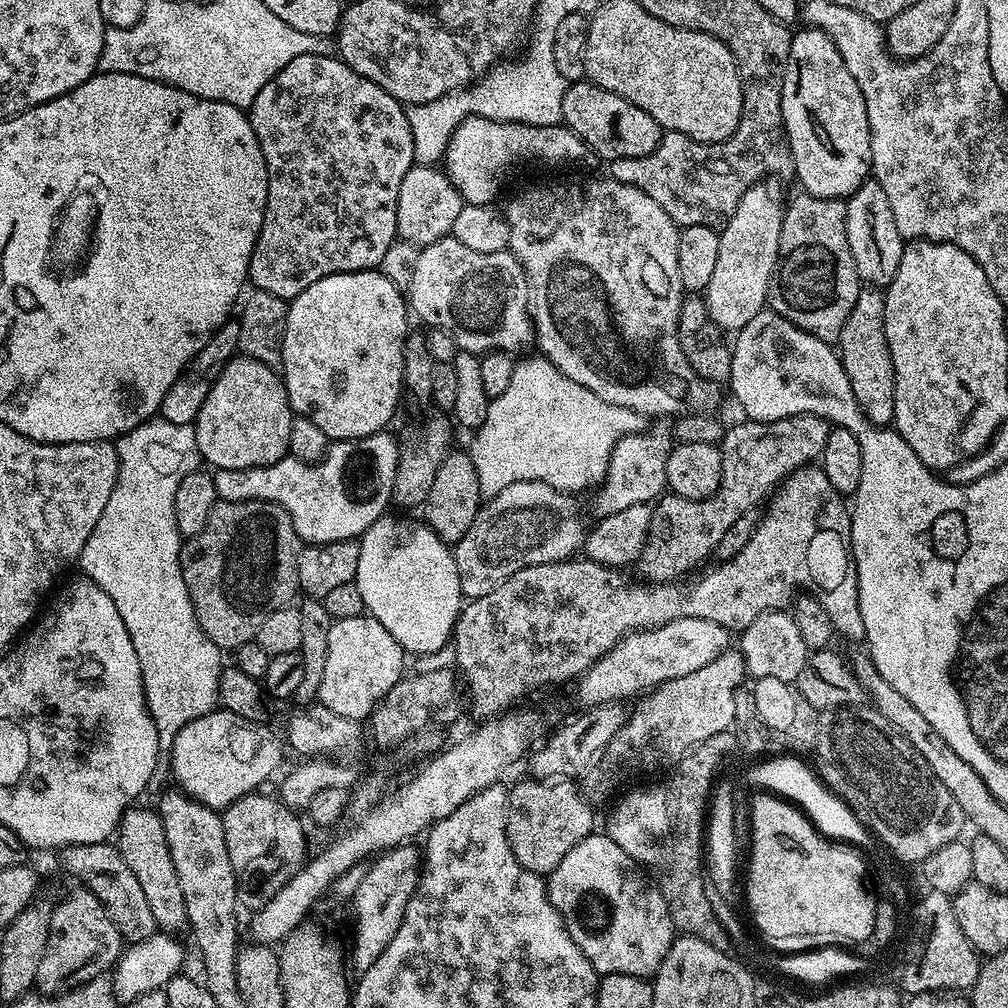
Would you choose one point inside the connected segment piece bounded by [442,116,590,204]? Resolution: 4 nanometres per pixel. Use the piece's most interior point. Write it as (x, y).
(482, 152)

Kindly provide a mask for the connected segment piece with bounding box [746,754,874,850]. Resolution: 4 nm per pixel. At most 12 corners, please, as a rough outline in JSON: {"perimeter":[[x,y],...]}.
{"perimeter":[[801,757],[750,767],[753,788],[795,804],[829,839],[873,845],[868,826]]}

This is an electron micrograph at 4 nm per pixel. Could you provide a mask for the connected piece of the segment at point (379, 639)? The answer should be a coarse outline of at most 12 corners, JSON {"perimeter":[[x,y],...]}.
{"perimeter":[[372,616],[333,620],[319,703],[367,721],[405,675]]}

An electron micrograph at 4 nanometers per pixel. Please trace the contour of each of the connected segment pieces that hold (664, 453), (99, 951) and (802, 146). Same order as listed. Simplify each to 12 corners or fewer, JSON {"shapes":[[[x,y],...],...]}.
{"shapes":[[[660,422],[614,446],[600,516],[655,501],[674,447]],[[88,888],[52,910],[35,987],[77,988],[120,959],[120,932]],[[822,30],[792,32],[782,118],[799,187],[872,170],[866,102]]]}

